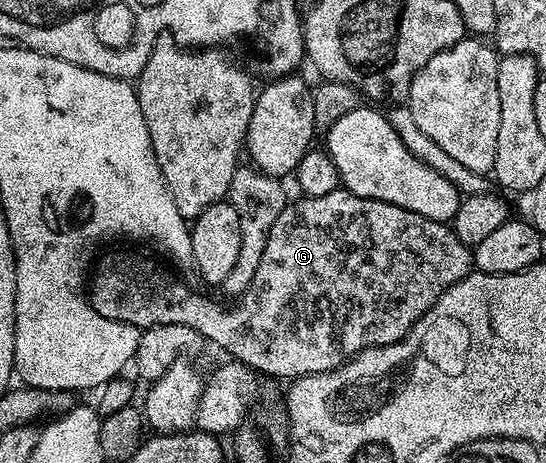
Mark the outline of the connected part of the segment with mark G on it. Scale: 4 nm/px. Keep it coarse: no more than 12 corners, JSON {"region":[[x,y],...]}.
{"region":[[350,193],[277,215],[231,306],[143,253],[89,273],[105,319],[181,323],[267,377],[397,343],[473,253]]}

